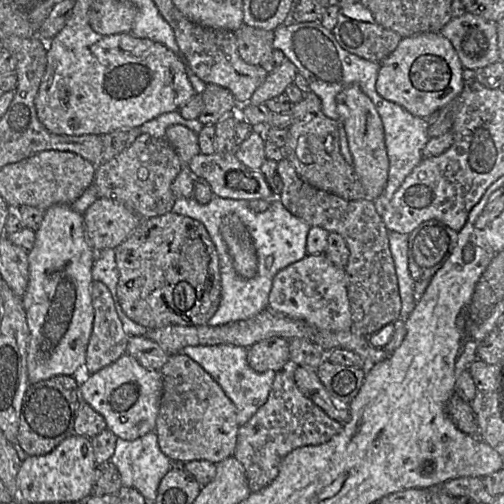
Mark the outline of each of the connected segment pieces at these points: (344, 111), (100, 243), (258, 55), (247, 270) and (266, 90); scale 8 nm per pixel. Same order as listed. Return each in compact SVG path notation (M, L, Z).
M357 85L344 88L335 100L352 156L352 165L366 193L365 200L375 200L385 187L389 170L381 118L371 99Z
M110 198L96 199L84 212L85 237L95 250L114 249L141 223L142 218Z
M242 24L234 31L238 52L248 64L261 65L271 56L274 46L274 31Z
M227 214L220 227L235 271L243 278L256 275L258 268L257 252L252 238L237 214Z
M285 60L278 68L268 73L265 81L255 90L248 103L264 104L267 100L283 94L297 74L299 72L296 66L291 61Z

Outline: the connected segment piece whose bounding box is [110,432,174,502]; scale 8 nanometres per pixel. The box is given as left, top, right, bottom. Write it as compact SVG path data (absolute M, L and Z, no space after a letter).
M155 432L135 440L118 437L110 462L118 469L122 486L137 489L146 500L155 502L158 486L174 466L160 449Z

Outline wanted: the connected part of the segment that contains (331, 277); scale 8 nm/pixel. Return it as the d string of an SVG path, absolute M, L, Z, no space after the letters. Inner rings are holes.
M325 254L306 255L288 265L274 277L268 307L290 318L302 320L316 328L330 331L352 329L345 269L334 265Z

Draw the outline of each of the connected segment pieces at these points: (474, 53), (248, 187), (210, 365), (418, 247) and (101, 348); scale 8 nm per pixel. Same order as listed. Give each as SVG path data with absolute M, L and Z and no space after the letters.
M466 12L453 17L439 33L451 42L464 69L476 70L500 61L496 21Z
M218 153L195 155L188 164L188 168L195 177L203 178L211 187L214 196L234 200L264 199L274 201L274 196L263 173L259 169L250 169L245 166L234 153Z
M226 344L186 346L177 354L184 354L193 359L219 384L236 407L239 426L248 422L266 402L276 372L255 372L247 362L247 348Z
M429 220L408 234L408 269L416 282L431 279L457 243L458 233L445 224Z
M100 281L90 286L94 320L85 368L94 374L126 354L129 336L124 332L110 290Z

